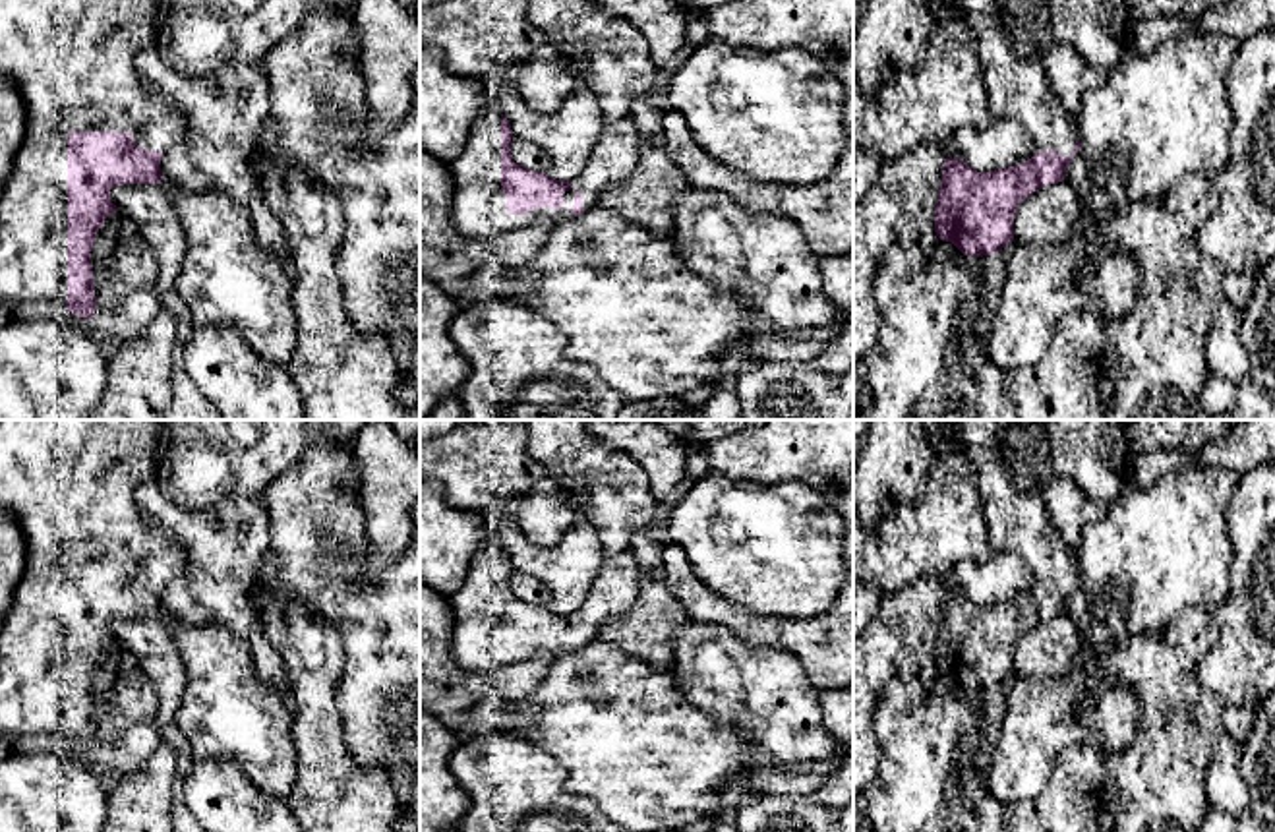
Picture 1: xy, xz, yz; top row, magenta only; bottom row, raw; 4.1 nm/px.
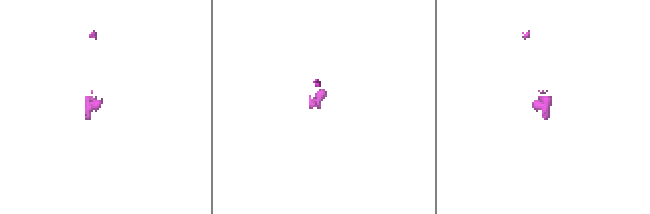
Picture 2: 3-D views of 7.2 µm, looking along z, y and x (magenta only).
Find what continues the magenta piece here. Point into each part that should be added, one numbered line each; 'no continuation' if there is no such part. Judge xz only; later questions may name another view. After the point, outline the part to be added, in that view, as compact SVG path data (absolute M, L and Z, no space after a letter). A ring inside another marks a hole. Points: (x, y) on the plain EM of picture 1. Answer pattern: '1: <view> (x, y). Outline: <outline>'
1: xz (478, 643). Outline: M501 546L480 550L472 557L462 584L447 596L455 611L451 658L468 673L488 675L495 668L526 662L540 650L569 652L577 625L582 627L584 644L598 639L608 619L629 609L638 584L640 573L629 550L606 557L586 600L571 613L561 642L542 640L528 648L509 648L507 631L501 623Z

